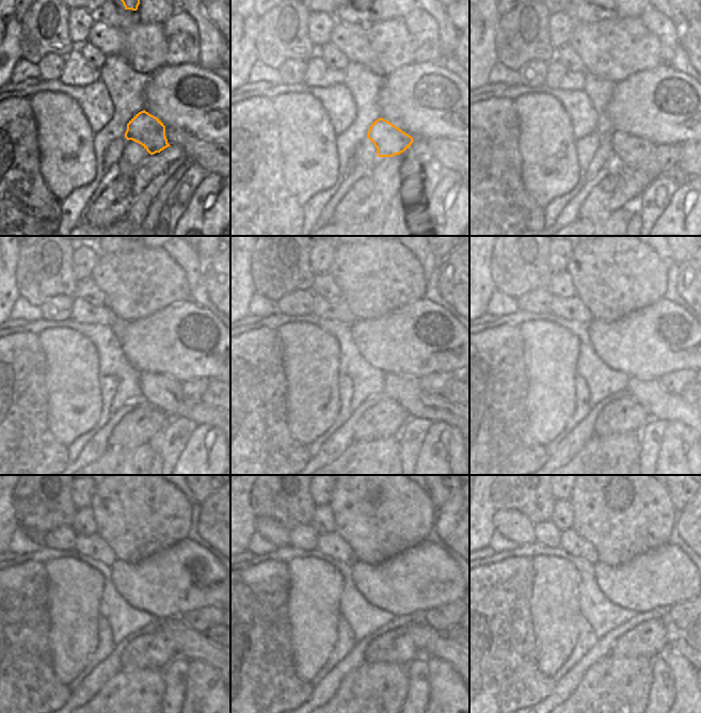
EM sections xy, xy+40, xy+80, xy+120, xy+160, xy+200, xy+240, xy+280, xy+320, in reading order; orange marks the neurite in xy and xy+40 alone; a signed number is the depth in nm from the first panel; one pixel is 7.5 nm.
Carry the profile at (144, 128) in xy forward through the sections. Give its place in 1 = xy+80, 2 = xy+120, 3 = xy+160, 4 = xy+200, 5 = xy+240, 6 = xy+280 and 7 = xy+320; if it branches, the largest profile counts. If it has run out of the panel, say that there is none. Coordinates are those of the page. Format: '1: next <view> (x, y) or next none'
1: next xy+80 (631, 152)
2: next xy+120 (163, 393)
3: next xy+160 (405, 391)
4: next xy+200 (660, 405)
5: next xy+240 (193, 646)
6: next xy+280 (429, 642)
7: next xy+320 (675, 642)

